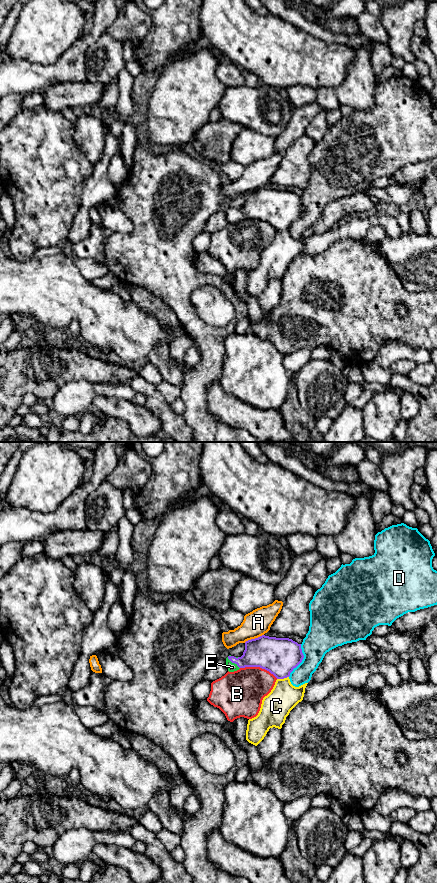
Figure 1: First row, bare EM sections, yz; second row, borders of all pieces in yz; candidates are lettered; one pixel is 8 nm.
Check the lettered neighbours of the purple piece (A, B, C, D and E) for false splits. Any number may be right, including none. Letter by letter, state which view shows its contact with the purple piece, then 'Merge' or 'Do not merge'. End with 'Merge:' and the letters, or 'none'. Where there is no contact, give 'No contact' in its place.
A: Touches purple in yz. Do not merge
B: Touches purple in yz. Do not merge
C: Touches purple in yz. Do not merge
D: Touches purple in yz. Do not merge
E: Touches purple in yz. Merge
Merge: E

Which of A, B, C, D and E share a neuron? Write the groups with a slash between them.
A / B / C / D / E

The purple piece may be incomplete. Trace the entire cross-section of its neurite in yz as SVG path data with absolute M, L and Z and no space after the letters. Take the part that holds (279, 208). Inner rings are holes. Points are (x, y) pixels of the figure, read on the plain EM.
M262 187L245 194L241 209L229 207L226 218L229 224L245 219L260 219L269 223L277 231L284 231L303 212L301 196L289 190Z

